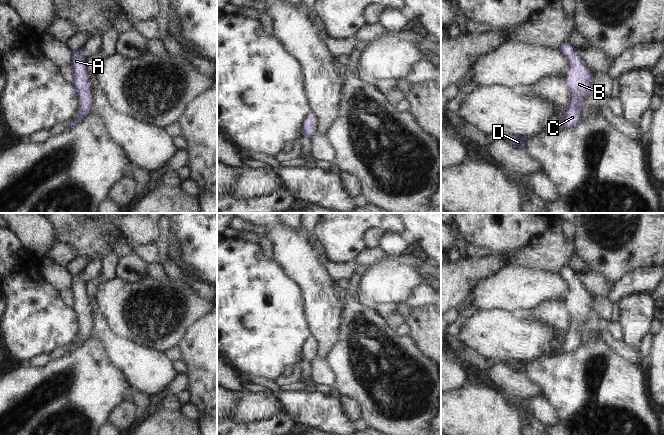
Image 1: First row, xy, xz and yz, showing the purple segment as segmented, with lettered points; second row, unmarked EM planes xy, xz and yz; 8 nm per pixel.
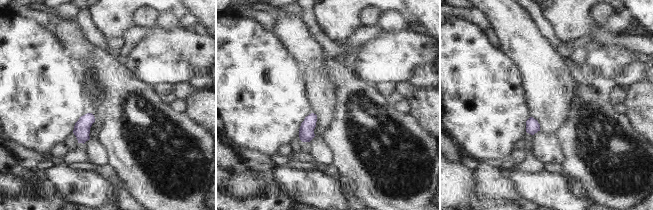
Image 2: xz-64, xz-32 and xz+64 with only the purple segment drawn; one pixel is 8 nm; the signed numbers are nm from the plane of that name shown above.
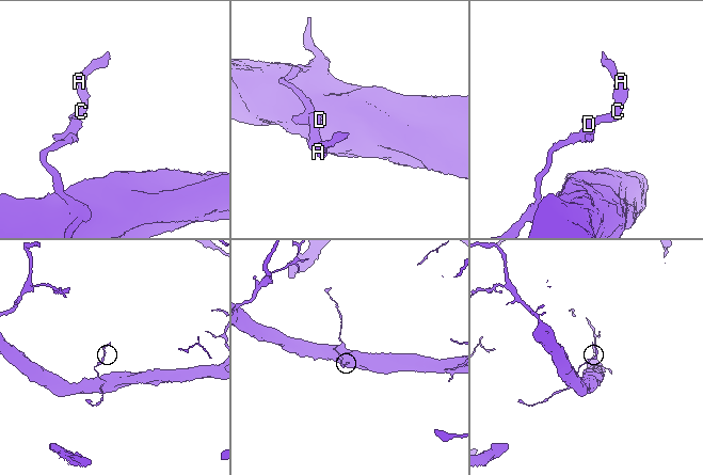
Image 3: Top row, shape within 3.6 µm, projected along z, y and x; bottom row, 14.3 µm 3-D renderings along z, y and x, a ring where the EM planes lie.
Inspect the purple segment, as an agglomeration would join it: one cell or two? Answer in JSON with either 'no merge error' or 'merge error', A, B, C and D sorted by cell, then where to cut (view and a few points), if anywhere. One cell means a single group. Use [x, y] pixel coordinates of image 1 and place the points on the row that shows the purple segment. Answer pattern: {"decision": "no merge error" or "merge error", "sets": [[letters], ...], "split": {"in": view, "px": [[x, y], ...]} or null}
{"decision": "no merge error", "sets": [["A", "B", "C", "D"]], "split": null}

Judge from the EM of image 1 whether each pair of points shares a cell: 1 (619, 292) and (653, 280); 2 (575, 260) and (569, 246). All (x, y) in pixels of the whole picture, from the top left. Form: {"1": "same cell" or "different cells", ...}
{"1": "same cell", "2": "different cells"}

